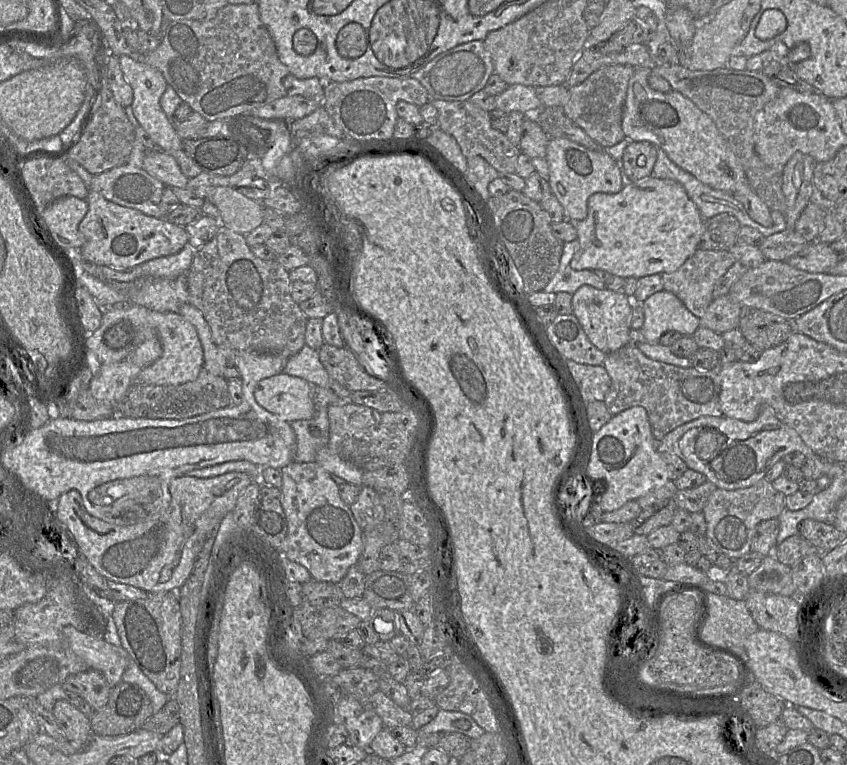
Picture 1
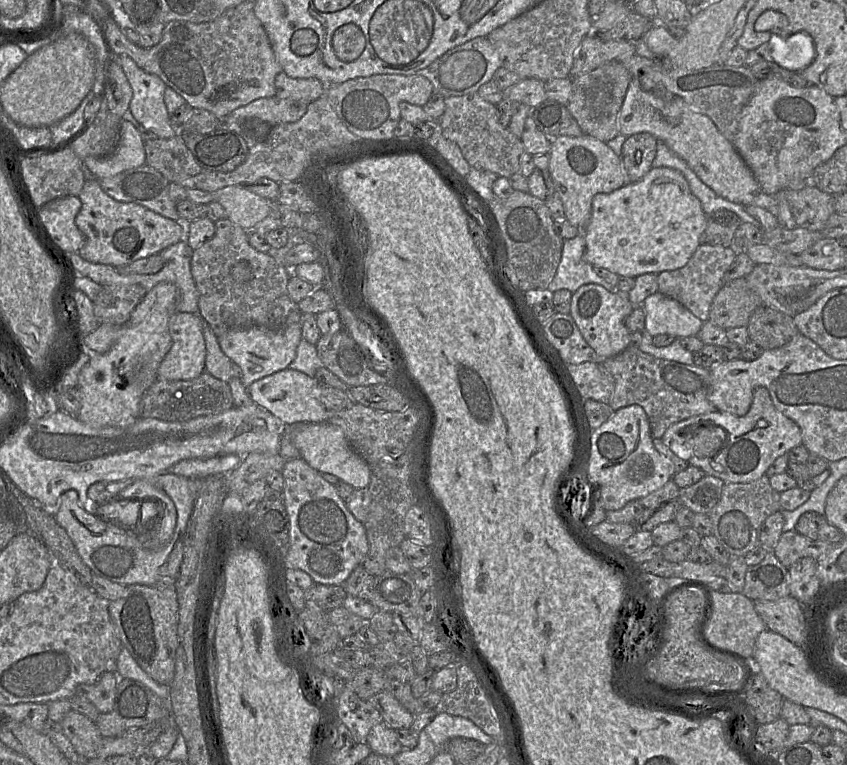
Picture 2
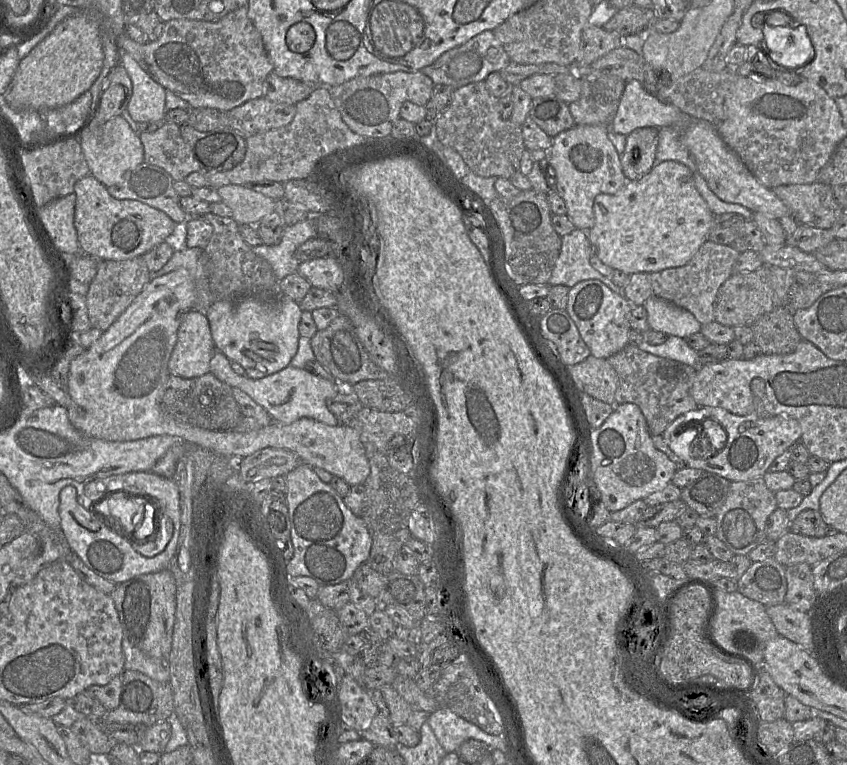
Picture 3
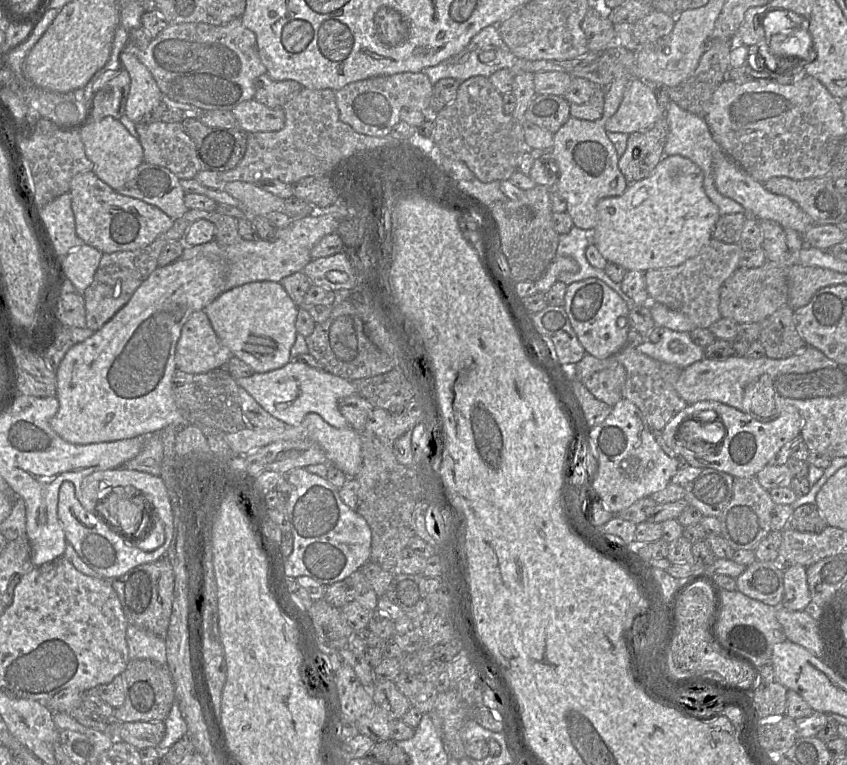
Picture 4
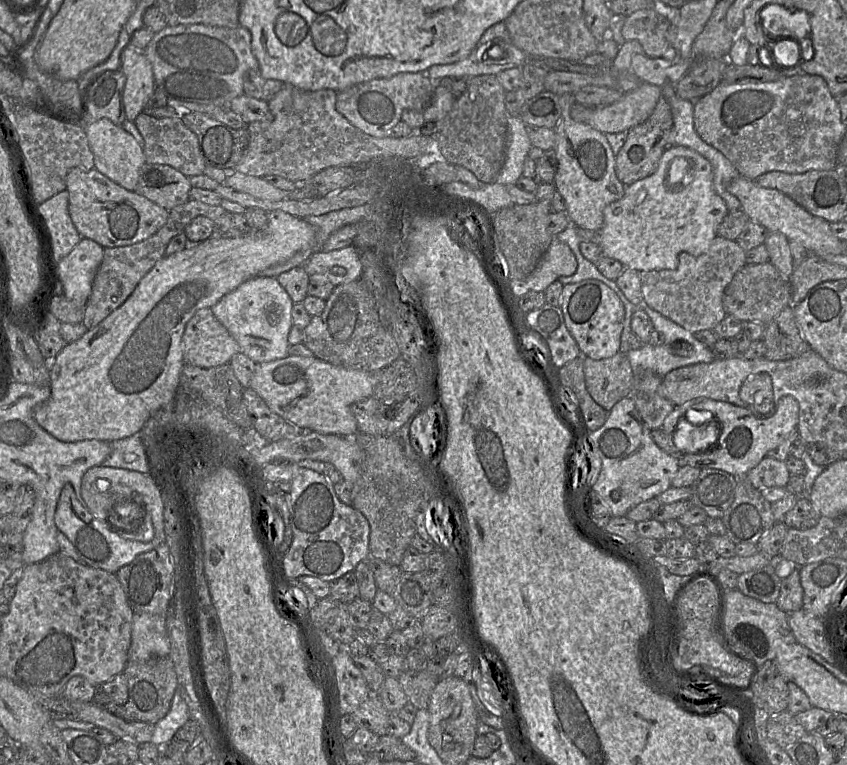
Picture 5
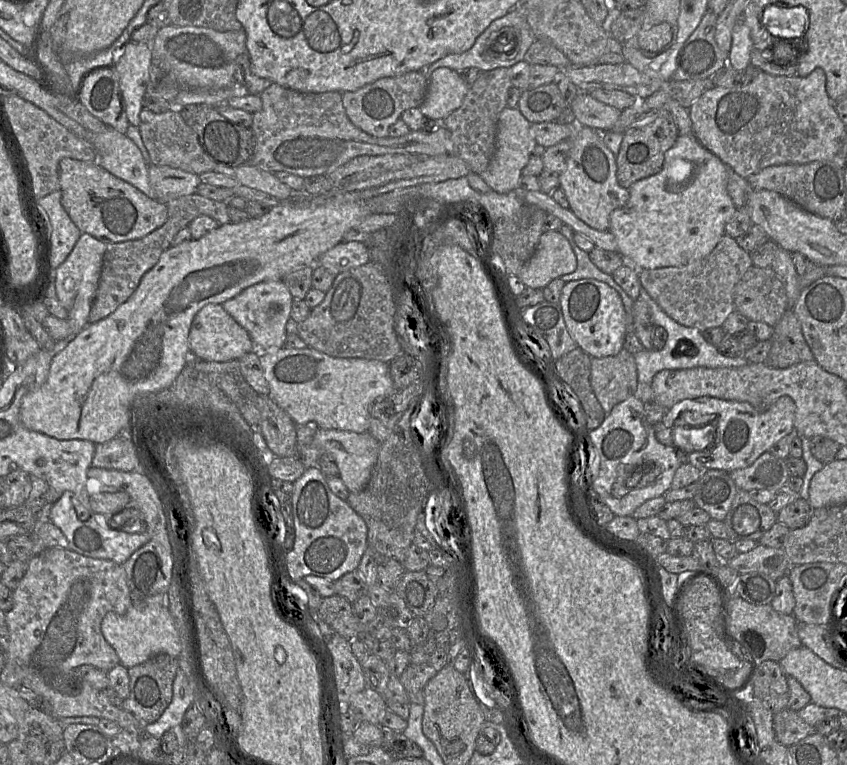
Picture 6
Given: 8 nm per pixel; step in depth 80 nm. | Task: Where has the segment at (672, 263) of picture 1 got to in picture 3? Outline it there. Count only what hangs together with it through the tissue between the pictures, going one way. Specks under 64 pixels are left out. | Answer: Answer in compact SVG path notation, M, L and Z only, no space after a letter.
M676 161L657 163L645 177L638 181L628 180L615 194L598 194L594 199L593 211L595 223L588 232L588 239L594 249L594 253L604 264L626 274L653 273L686 265L695 256L700 247L708 240L708 233L713 225L715 217L707 202L698 192L691 170L684 164Z

